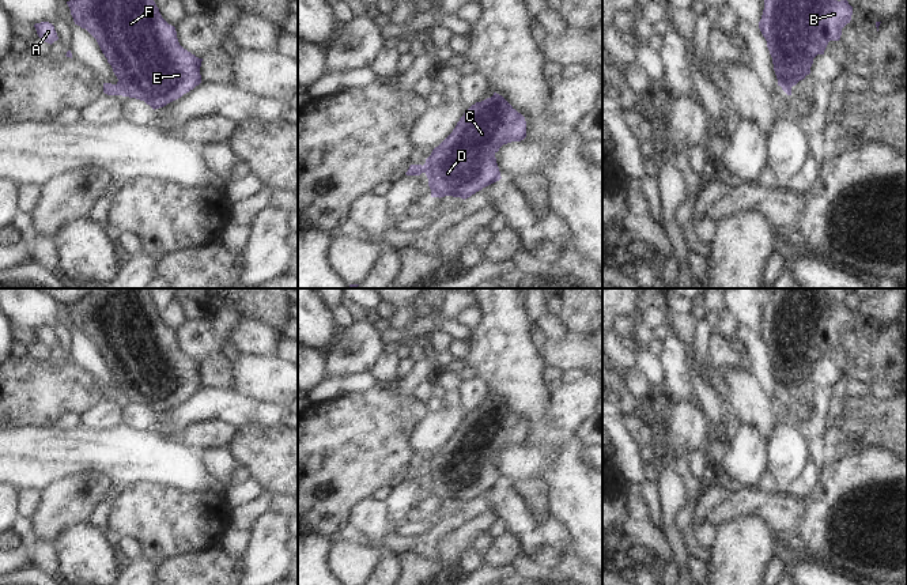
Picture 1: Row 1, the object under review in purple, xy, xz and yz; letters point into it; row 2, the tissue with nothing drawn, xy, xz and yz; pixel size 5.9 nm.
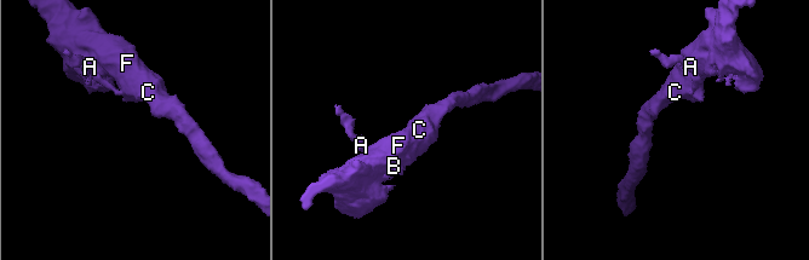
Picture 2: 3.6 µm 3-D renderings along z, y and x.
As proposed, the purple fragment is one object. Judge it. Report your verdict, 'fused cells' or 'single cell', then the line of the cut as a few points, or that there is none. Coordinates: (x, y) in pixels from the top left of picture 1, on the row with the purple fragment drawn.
fused cells; cut in xy along (117, 83), (121, 94)

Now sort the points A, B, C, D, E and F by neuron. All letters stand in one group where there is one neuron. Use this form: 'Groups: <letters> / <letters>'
Groups: A / B C D E F.

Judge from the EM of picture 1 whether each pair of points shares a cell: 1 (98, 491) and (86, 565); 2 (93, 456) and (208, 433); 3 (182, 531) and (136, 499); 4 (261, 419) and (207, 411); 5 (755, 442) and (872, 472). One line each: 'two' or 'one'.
1: two
2: two
3: one
4: one
5: two

